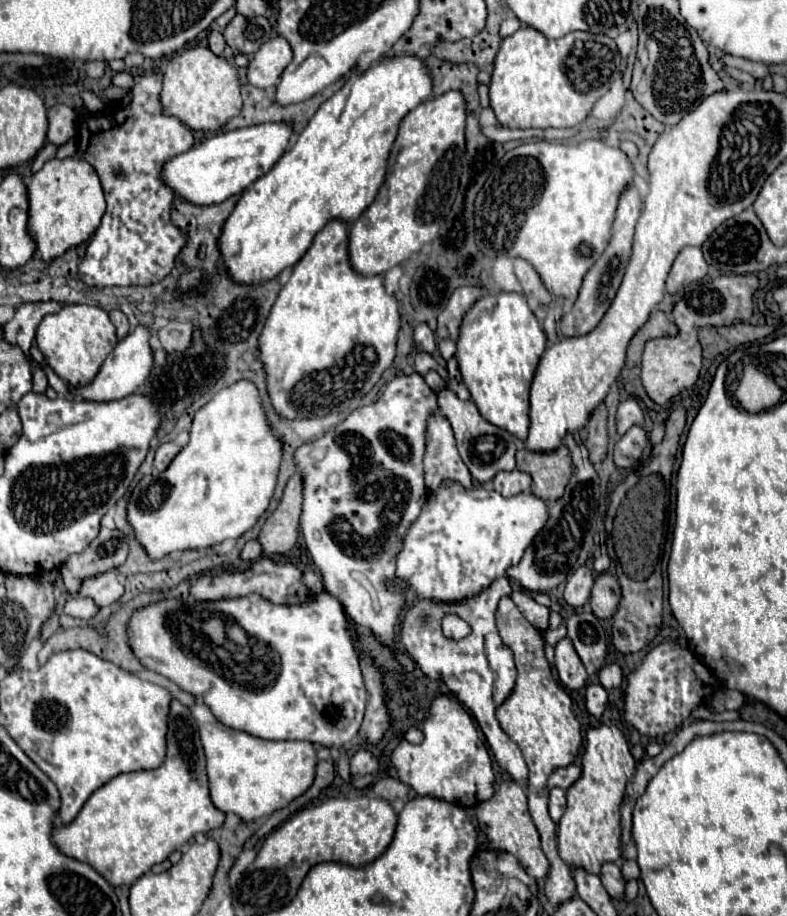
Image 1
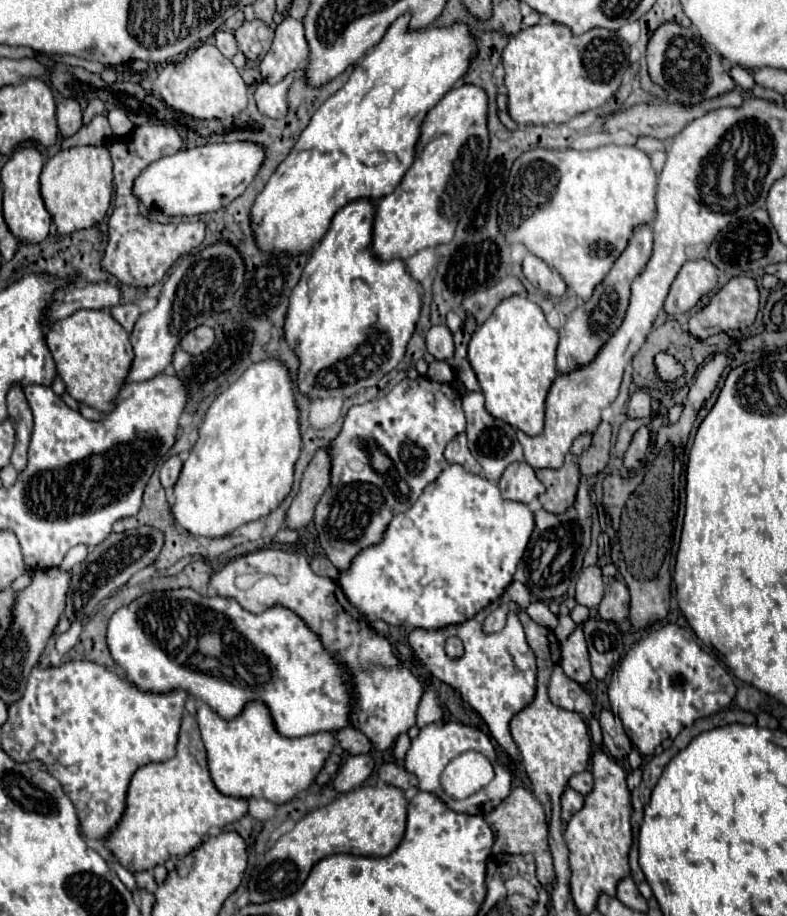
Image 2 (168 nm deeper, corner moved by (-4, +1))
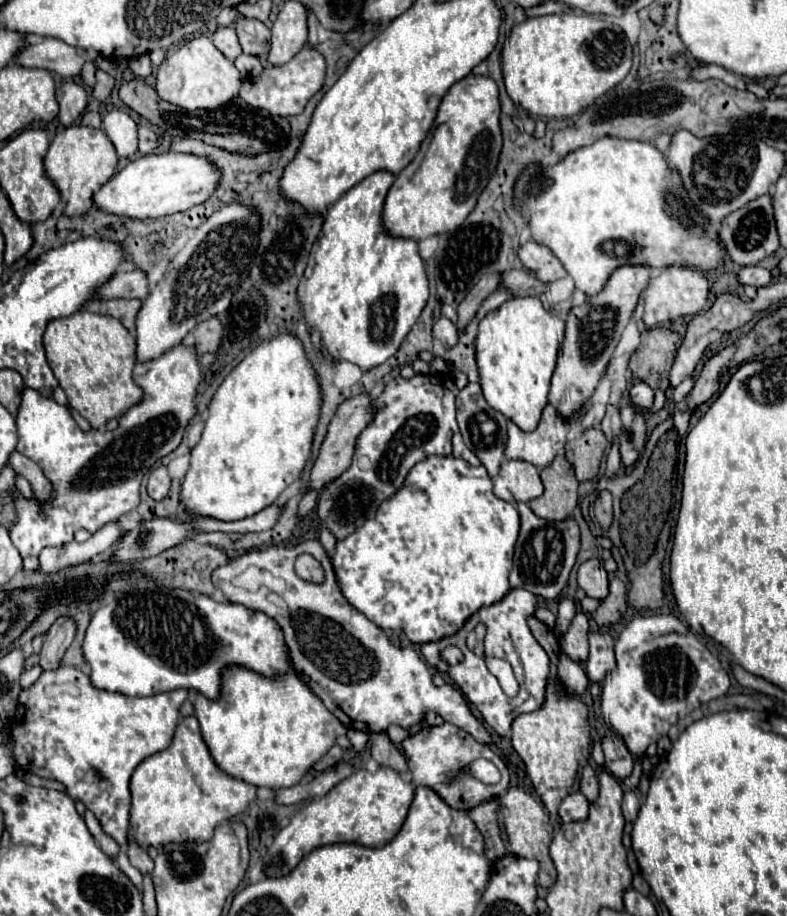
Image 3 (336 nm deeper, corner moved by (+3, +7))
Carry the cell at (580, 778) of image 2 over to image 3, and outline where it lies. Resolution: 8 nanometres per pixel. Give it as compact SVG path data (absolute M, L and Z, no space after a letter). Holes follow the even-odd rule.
M586 765L582 771L582 781L580 781L580 791L586 795L586 799L590 803L594 803L598 799L598 773Z

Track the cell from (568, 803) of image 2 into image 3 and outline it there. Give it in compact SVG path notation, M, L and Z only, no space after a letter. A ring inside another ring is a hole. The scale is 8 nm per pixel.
M572 793L572 795L568 795L568 797L562 801L558 815L560 815L560 819L562 819L564 823L586 821L586 817L588 817L588 807L590 807L590 803L588 803L588 799L586 799L582 793Z

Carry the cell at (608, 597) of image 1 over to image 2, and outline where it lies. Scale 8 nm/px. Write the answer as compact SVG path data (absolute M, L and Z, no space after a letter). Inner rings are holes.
M613 581L607 585L603 601L599 605L599 615L605 621L615 621L621 623L627 619L629 613L629 591L627 585L621 581Z

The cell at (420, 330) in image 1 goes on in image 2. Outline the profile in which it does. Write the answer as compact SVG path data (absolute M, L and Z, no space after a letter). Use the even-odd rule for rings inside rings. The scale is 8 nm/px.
M435 325L427 331L425 335L425 343L427 343L427 351L435 357L435 359L449 359L453 355L453 337L449 333L449 329L445 325Z

